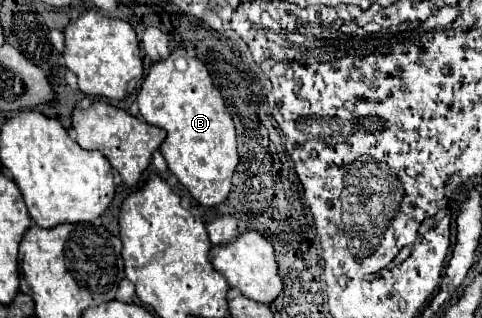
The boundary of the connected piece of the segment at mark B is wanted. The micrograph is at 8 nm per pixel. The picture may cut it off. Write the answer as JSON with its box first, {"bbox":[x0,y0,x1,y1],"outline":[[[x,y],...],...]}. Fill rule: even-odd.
{"bbox":[136,46,238,206],"outline":[[[182,46],[168,58],[152,62],[136,102],[146,122],[166,130],[166,140],[160,144],[160,152],[166,158],[168,170],[200,204],[214,206],[224,202],[232,188],[232,174],[238,164],[236,130],[204,62],[190,56]]]}

